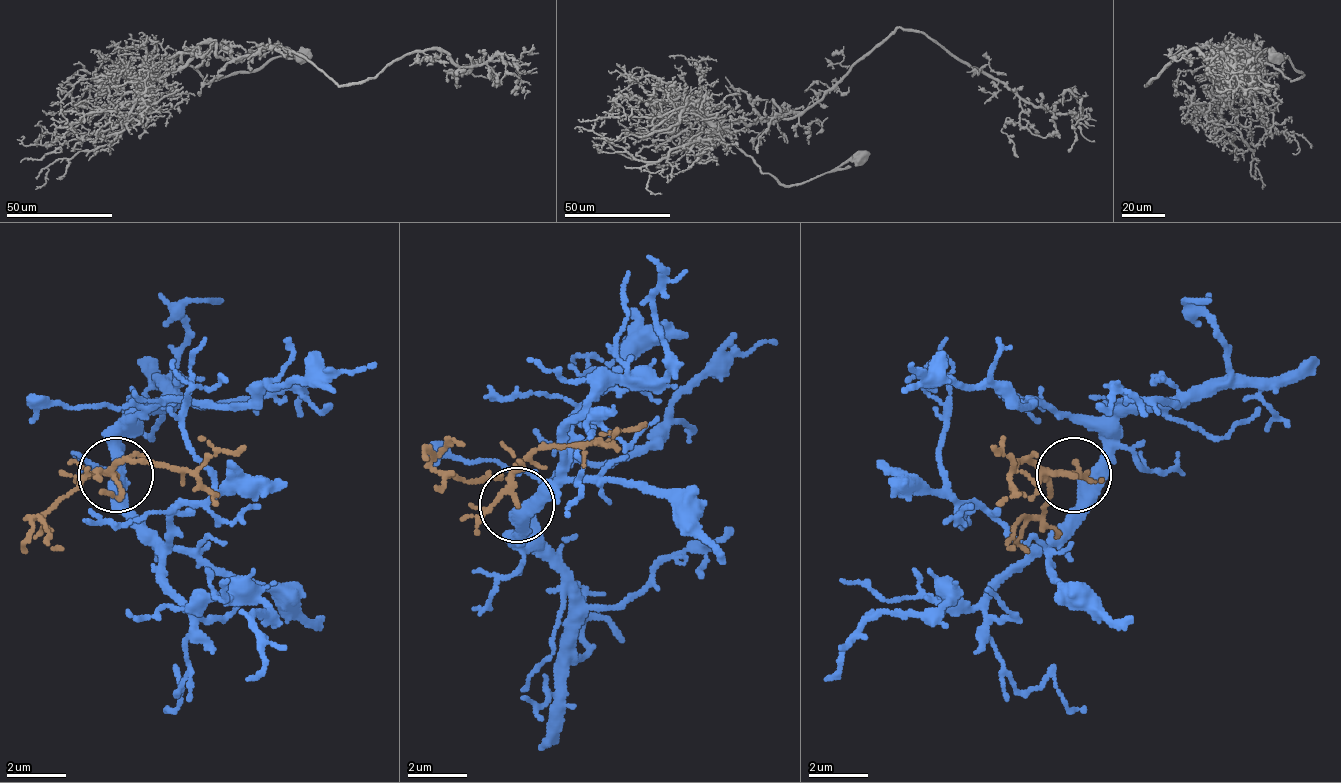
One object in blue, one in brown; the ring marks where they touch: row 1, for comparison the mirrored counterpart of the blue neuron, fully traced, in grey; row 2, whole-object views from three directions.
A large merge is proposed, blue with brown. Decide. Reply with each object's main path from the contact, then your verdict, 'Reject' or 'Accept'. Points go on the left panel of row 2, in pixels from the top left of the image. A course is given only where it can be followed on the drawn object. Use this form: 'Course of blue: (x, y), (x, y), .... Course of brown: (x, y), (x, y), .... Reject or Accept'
Course of blue: (121, 476), (121, 506), (158, 543), (158, 573), (188, 603), (262, 610), (255, 618), (262, 662), (247, 677). Course of brown: (114, 476), (114, 469), (143, 462), (203, 469), (247, 447). Accept

